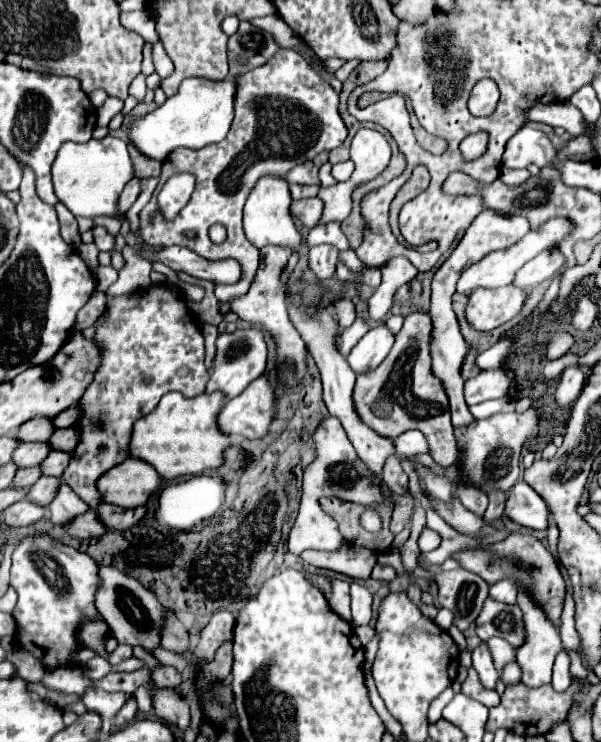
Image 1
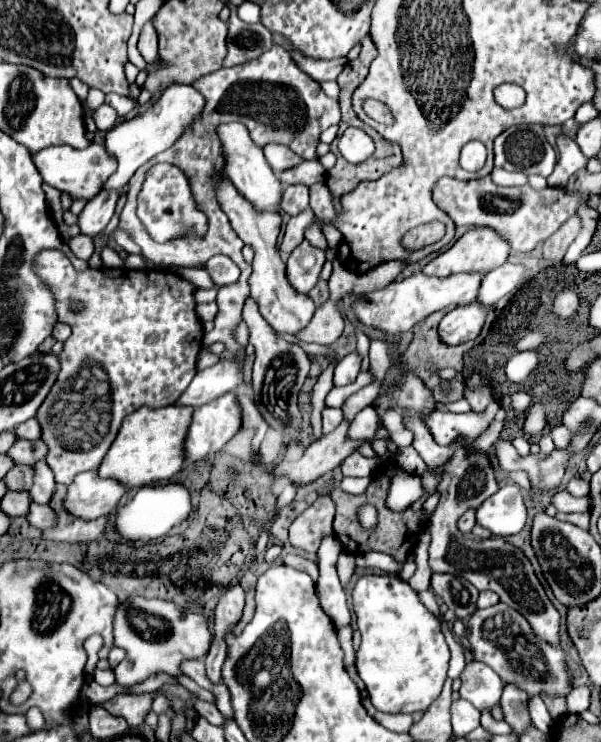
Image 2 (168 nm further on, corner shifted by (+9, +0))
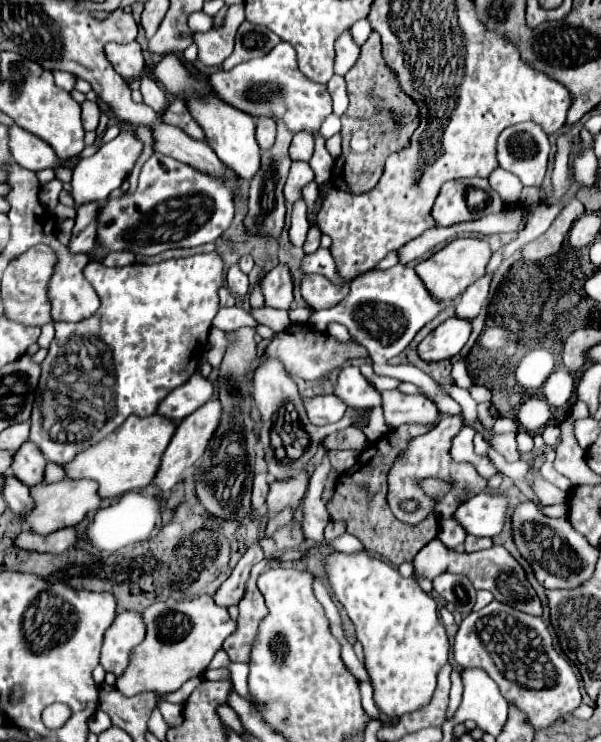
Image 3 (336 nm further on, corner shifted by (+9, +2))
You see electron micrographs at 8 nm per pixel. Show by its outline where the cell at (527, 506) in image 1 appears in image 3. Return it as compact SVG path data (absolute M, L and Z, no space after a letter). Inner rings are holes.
M481 492L465 500L453 514L459 526L471 536L489 536L499 534L507 522L507 500L505 496Z

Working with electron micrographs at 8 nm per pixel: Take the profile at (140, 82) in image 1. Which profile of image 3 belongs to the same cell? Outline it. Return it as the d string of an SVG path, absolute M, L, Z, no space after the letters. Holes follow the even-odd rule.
M109 42L105 44L105 56L115 68L115 72L119 72L123 78L139 78L143 72L145 58L139 42L129 42L129 44Z

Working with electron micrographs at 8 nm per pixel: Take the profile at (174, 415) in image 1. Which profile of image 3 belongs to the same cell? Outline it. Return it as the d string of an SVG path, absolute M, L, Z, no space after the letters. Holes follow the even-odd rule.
M129 416L113 434L103 438L99 444L89 446L87 450L79 452L71 462L63 466L65 478L91 478L99 484L99 496L103 500L107 498L119 498L129 490L141 490L151 484L163 450L167 448L171 436L175 432L175 422L163 418L163 416Z

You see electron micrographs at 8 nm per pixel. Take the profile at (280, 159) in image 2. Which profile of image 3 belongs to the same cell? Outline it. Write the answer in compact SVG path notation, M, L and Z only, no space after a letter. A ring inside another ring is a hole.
M257 116L255 118L255 132L257 132L257 144L261 150L271 148L275 140L275 122L269 116Z

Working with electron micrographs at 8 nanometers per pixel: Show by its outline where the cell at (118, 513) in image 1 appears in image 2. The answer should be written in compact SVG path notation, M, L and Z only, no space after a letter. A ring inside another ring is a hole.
M57 484L55 498L51 498L51 508L57 510L57 514L59 514L59 526L55 526L55 530L45 530L43 538L57 540L57 542L91 542L91 540L101 538L105 534L109 516L95 518L95 520L75 518L73 514L69 514L63 508L65 494L67 494L67 490Z

